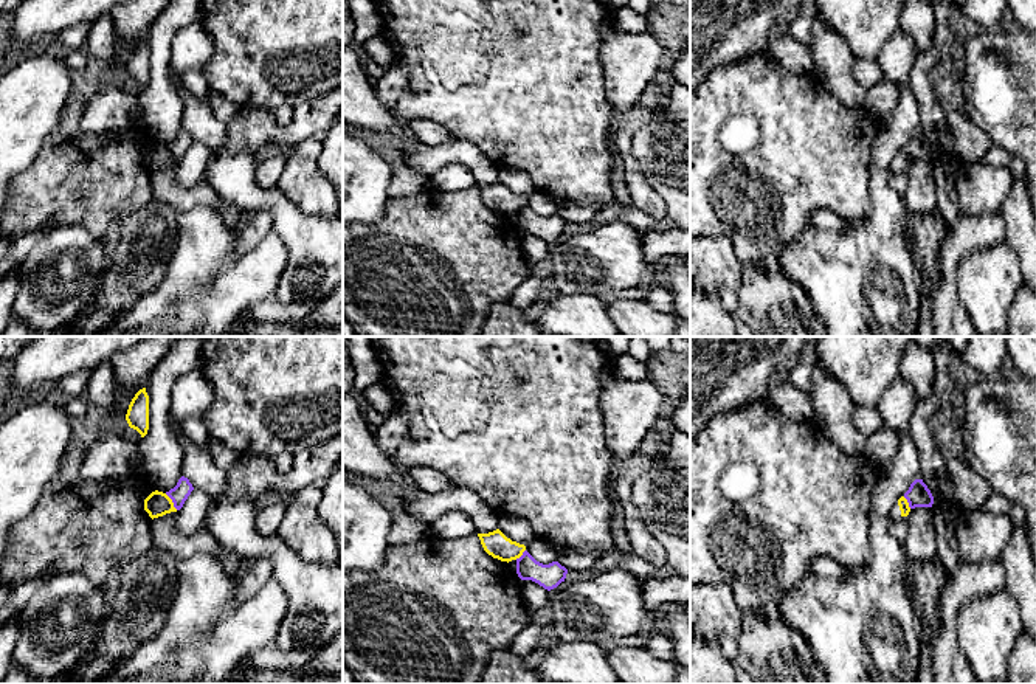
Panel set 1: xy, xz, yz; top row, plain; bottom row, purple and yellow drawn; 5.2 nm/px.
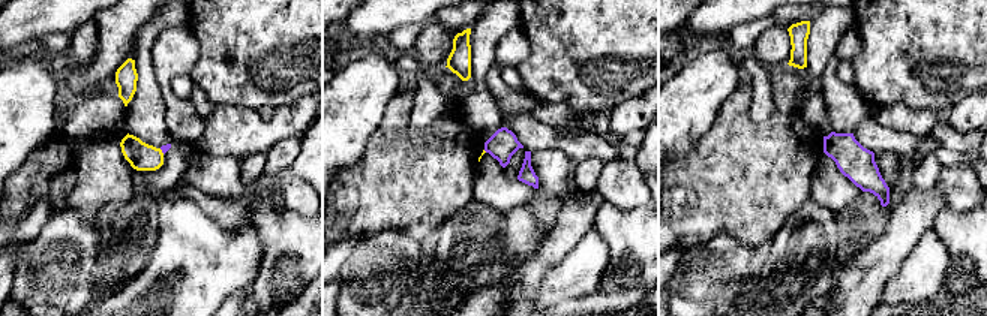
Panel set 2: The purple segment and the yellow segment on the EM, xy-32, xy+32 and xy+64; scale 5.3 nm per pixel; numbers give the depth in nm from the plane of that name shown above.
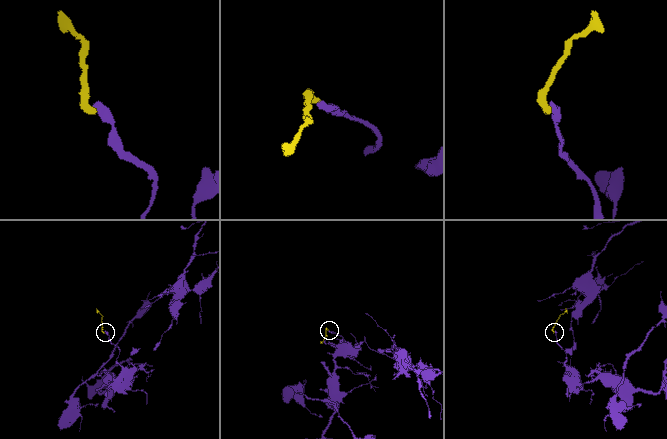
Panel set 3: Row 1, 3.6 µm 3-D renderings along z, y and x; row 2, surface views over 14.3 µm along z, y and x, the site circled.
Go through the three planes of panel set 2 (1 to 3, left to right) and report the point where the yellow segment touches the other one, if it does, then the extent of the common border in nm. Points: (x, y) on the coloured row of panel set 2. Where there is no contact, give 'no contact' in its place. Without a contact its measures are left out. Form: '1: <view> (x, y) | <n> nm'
1: xy-32 (162, 152) | 40 nm
2: no contact
3: no contact

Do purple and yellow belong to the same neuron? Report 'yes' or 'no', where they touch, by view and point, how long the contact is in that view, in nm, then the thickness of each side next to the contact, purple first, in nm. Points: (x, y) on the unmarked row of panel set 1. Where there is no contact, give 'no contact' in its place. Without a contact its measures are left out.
no; contact xy (172, 154); length 110 nm; calibres 90 and 130 nm

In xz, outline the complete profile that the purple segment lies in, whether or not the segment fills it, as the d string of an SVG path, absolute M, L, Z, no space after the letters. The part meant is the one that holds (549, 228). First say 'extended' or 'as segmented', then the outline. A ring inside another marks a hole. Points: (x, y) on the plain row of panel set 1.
as segmented; M524 203L523 208L516 211L516 226L521 233L532 233L551 244L565 234L568 222L558 214L543 217Z

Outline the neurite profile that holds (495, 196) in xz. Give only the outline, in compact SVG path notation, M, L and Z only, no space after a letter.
M499 181L489 186L478 186L484 203L501 214L512 214L523 208L524 197L512 194Z

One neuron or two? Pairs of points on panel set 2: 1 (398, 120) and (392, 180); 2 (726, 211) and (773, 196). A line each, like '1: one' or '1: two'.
1: one
2: one

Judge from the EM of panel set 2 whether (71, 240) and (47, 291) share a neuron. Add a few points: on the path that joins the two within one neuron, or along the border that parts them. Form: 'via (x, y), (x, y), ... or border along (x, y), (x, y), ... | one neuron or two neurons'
via (68, 252), (47, 273), (47, 279) | one neuron

